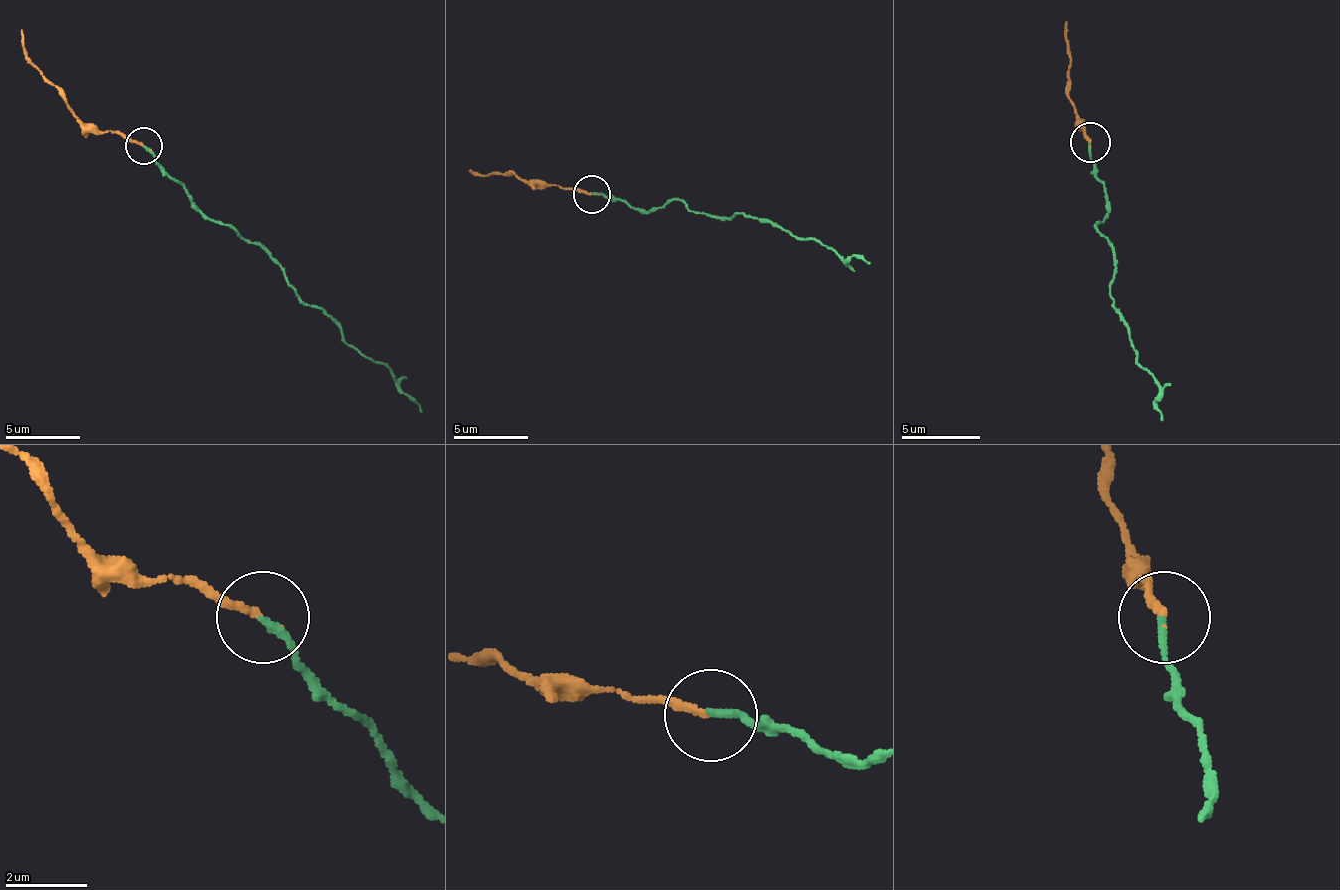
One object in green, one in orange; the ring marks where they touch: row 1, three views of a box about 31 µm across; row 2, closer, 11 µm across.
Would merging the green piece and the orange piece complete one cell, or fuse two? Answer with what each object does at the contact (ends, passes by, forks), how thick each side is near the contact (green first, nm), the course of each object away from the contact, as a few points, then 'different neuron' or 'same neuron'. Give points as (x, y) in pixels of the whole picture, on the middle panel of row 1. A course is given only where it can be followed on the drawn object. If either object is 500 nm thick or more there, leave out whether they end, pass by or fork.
green ends; orange ends; calibres 180 and 180 nm; course green (591, 193), (621, 197), (643, 212), (677, 201), (711, 216), (745, 212), (869, 265); course orange (591, 193), (561, 186), (542, 186), (516, 174), (478, 174), (470, 171); different neuron

